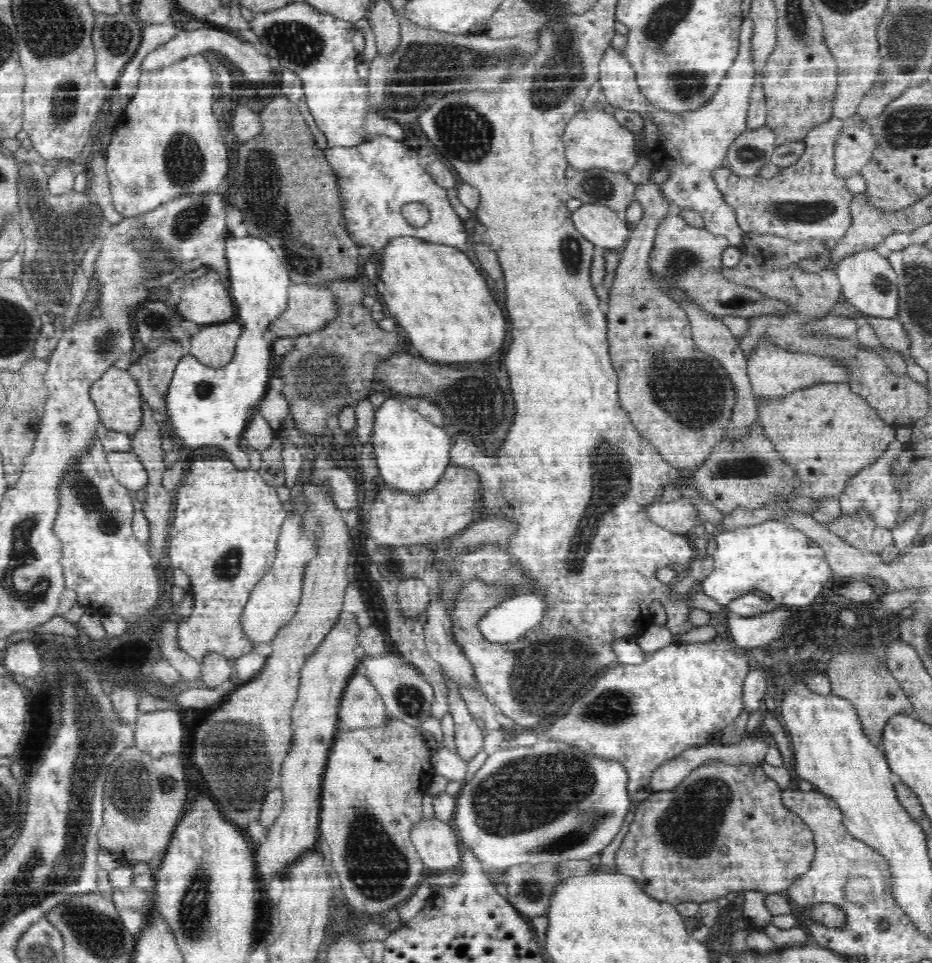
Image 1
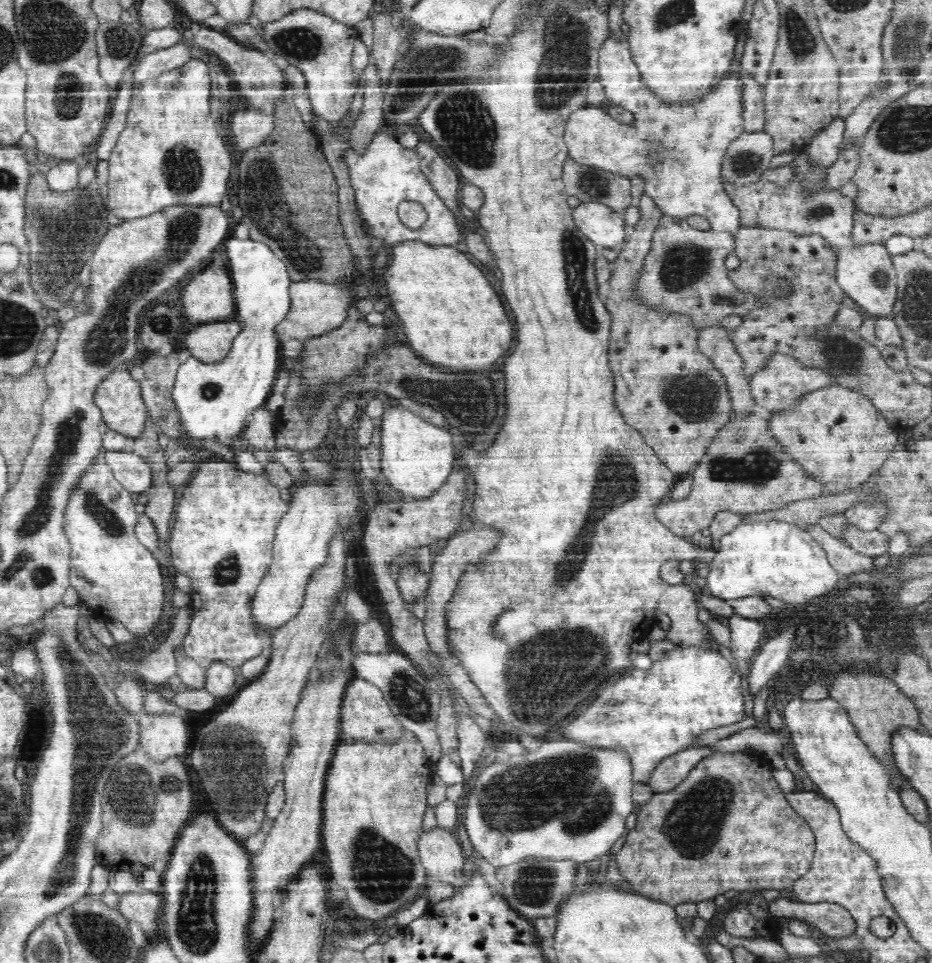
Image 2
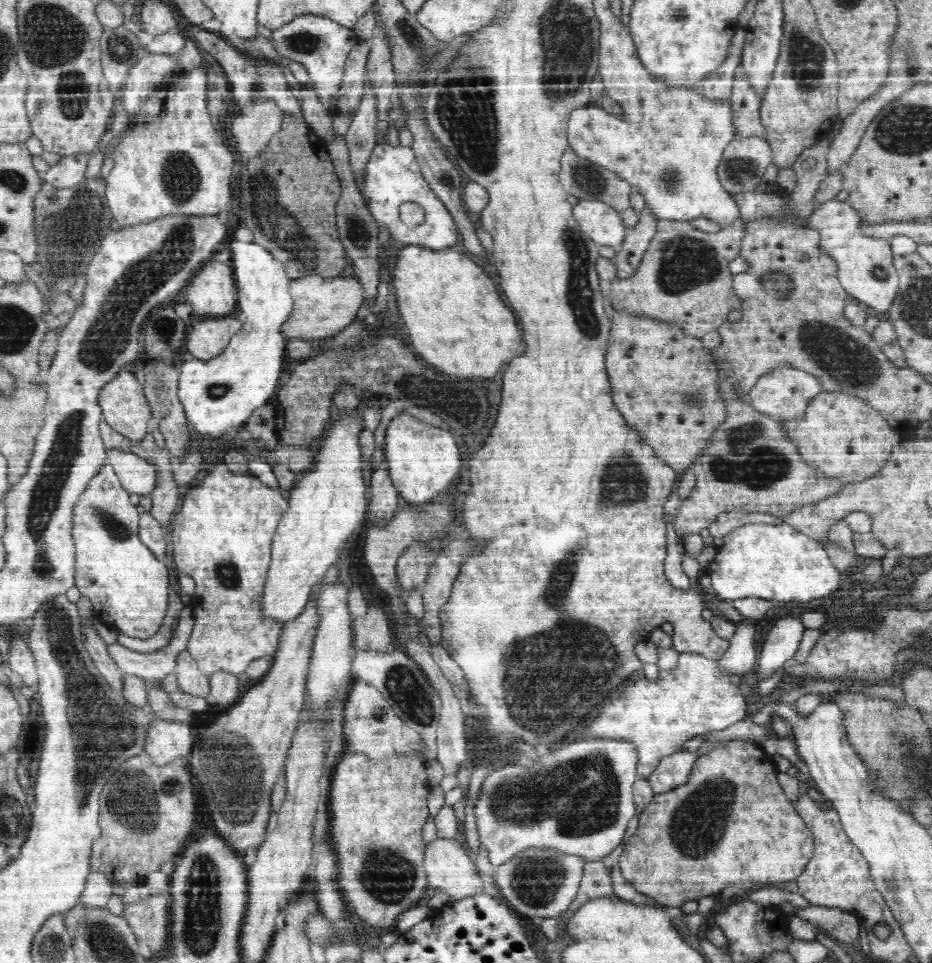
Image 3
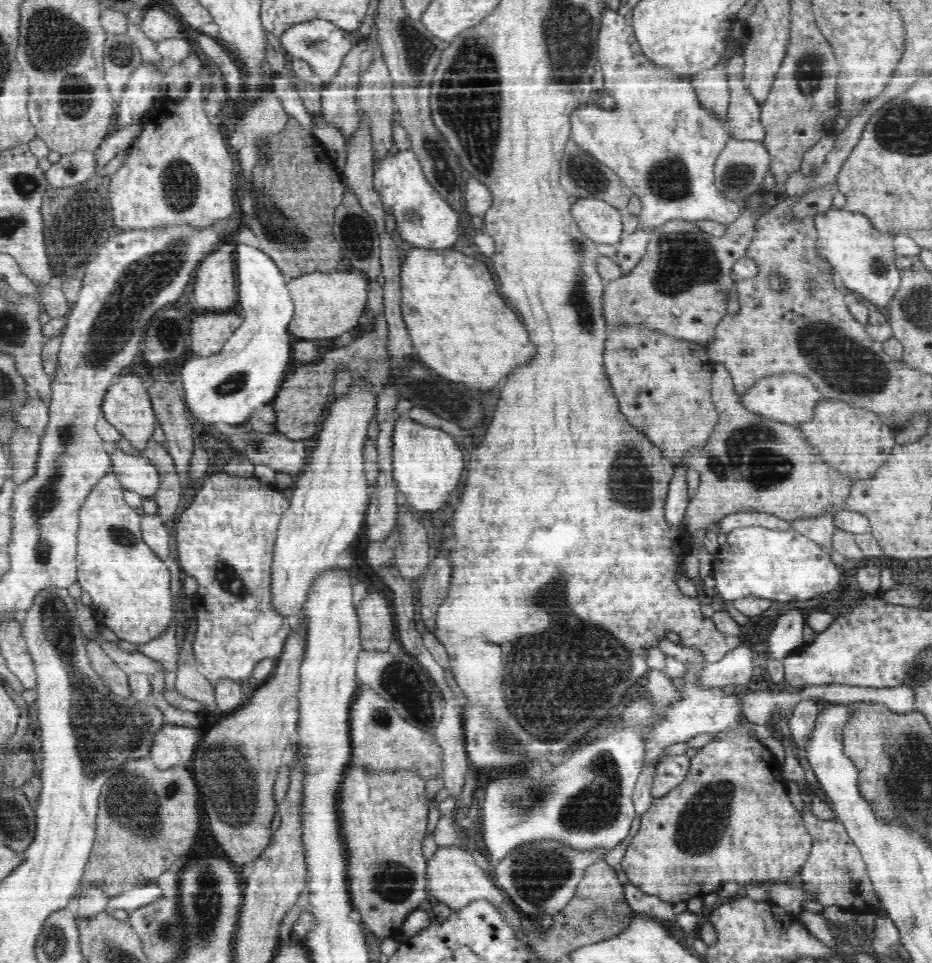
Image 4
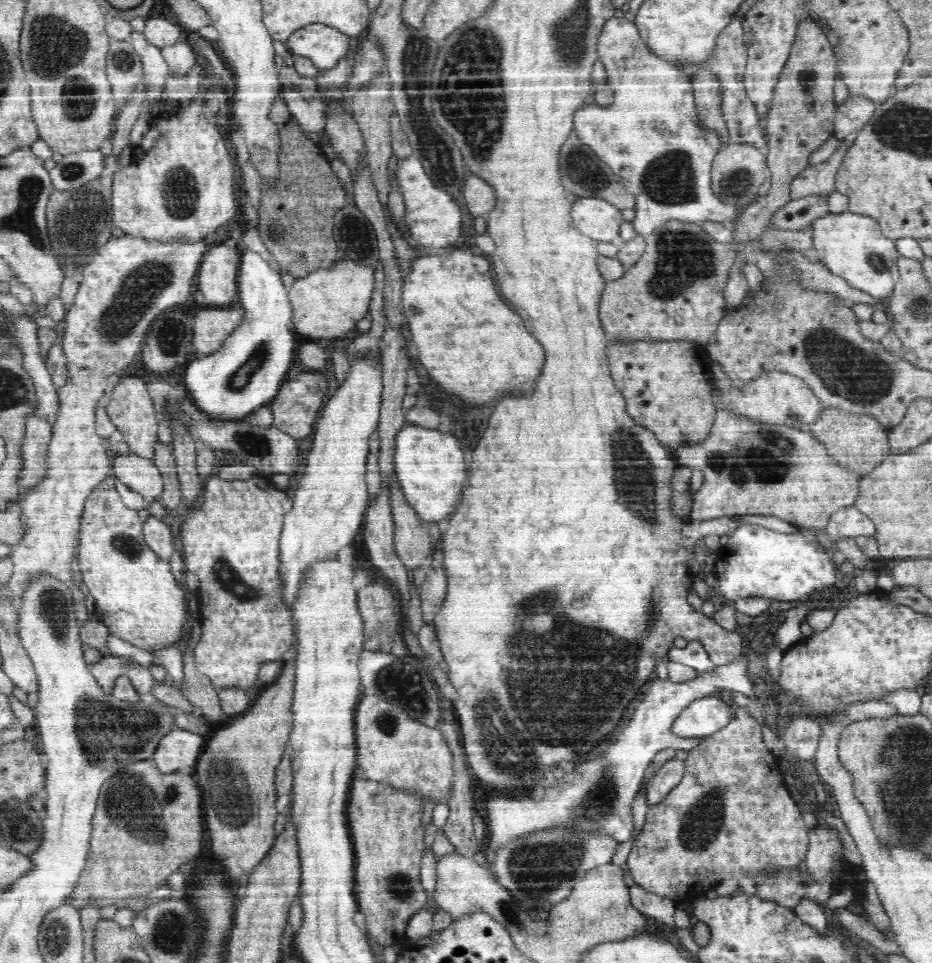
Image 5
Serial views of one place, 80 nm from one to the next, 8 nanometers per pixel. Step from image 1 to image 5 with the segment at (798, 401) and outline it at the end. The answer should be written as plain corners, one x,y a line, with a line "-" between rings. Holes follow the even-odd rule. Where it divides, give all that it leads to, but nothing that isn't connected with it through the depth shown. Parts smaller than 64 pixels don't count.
822,409
815,423
805,427
828,450
830,458
840,466
848,466
854,473
864,476
870,474
886,456
892,454
887,440
888,428
870,415
842,412
840,409

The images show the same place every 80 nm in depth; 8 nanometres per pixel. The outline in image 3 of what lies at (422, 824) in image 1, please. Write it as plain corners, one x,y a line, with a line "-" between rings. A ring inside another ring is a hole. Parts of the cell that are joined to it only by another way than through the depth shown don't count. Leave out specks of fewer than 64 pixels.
436,837
429,843
425,843
424,854
425,860
423,867
425,868
428,886
430,888
446,890
450,894
450,898
456,901
461,901
466,897
472,897
476,893
486,893
488,891
493,897
500,897
497,889
490,889
484,886
484,881
482,881
474,863
472,863
472,859
470,859
462,844
456,841
456,839

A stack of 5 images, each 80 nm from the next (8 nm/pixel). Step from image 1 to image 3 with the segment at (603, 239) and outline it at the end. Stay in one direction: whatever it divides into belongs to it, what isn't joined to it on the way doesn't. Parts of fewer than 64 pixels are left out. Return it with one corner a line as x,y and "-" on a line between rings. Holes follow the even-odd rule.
580,200
573,206
580,230
597,245
619,247
625,230
621,212
600,200

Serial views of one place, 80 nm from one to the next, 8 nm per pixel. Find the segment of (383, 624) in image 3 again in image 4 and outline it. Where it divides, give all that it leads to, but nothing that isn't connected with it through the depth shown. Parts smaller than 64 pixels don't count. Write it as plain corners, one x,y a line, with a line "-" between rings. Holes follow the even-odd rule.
368,594
358,606
361,624
361,650
386,652
394,640
394,618
386,596

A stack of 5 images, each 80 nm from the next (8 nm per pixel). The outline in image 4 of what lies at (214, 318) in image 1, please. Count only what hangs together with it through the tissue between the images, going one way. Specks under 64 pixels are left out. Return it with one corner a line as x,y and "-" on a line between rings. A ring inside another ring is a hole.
214,252
202,260
194,282
196,308
214,313
237,308
237,256

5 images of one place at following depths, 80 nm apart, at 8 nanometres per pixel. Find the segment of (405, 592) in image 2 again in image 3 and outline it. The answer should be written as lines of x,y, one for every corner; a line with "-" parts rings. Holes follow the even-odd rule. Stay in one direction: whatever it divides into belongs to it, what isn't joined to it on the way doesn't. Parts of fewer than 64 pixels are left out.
415,541
397,560
397,582
405,592
421,588
426,582
429,572
426,564
428,551
426,544

